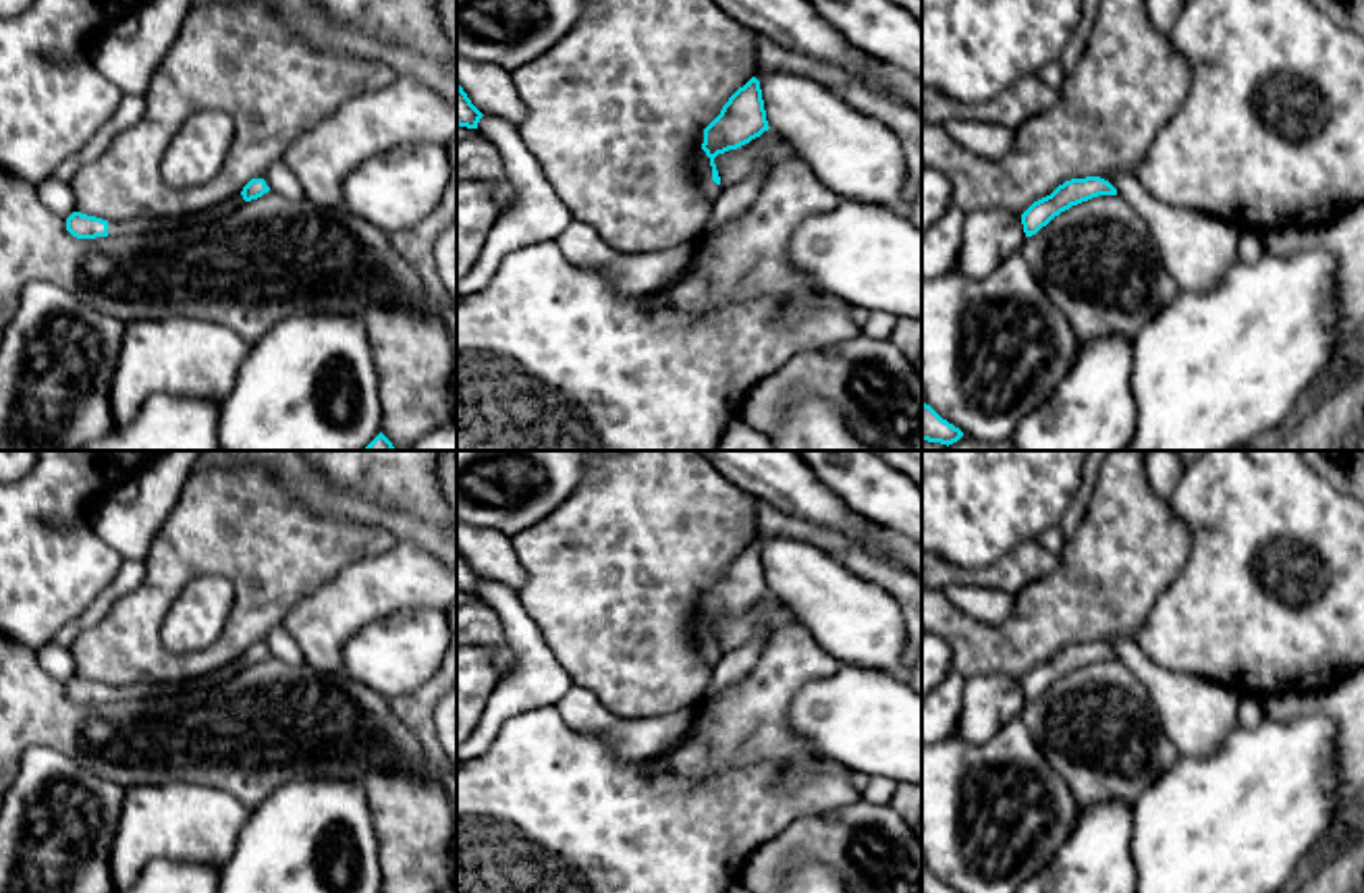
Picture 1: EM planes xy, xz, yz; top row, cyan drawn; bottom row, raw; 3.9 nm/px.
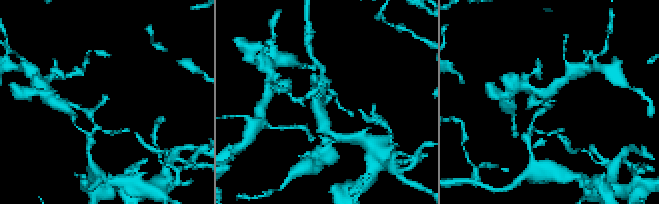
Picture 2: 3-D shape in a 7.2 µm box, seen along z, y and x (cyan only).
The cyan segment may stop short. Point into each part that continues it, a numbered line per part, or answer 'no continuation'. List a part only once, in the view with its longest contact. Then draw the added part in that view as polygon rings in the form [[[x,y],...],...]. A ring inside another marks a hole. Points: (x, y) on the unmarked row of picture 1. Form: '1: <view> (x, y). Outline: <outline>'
1: xz (702, 634). Outline: [[[702,615],[698,619],[698,623],[691,627],[691,633],[695,638],[695,646],[700,652],[700,658],[704,665],[708,665],[710,669],[720,660],[722,650],[716,650],[712,646],[712,631],[710,631],[710,623],[706,621],[706,617]]]

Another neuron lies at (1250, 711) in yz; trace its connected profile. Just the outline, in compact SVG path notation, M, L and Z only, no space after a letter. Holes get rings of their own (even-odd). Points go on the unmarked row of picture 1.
M1239 696L1237 725L1254 727L1264 719L1262 700L1254 696Z

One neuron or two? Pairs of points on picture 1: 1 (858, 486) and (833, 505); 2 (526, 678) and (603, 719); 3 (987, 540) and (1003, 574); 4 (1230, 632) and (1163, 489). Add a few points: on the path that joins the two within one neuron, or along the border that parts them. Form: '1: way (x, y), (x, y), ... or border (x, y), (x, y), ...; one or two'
1: border (812, 472), (866, 520); two
2: border (574, 686), (555, 705); two
3: border (1034, 538), (1024, 538), (978, 567), (949, 563); two
4: border (1184, 472), (1169, 499); two

